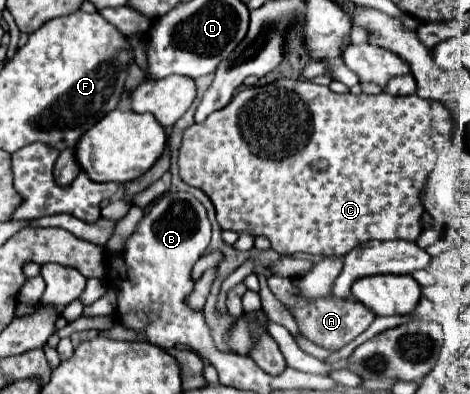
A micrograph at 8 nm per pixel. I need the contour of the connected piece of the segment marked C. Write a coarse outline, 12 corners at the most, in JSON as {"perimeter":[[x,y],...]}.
{"perimeter":[[240,90],[184,130],[222,230],[416,240],[454,132],[420,96]]}

